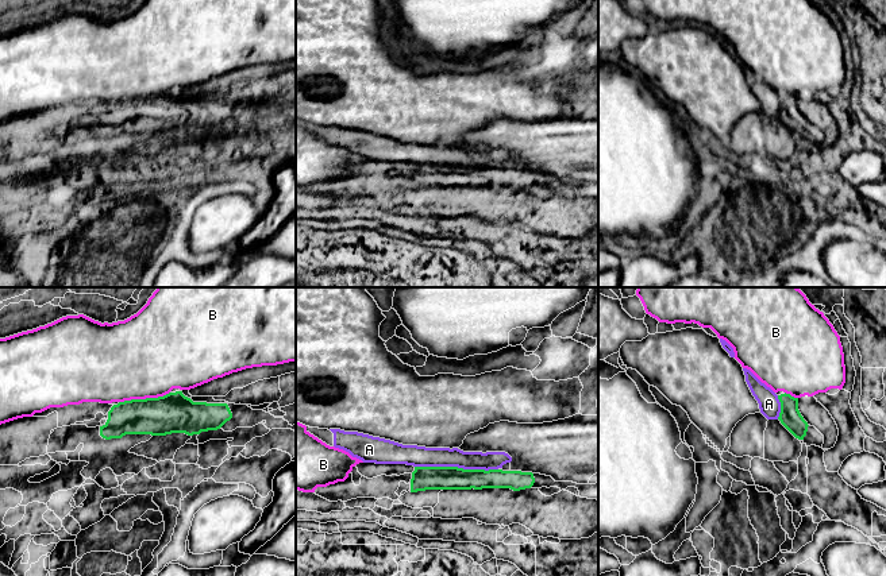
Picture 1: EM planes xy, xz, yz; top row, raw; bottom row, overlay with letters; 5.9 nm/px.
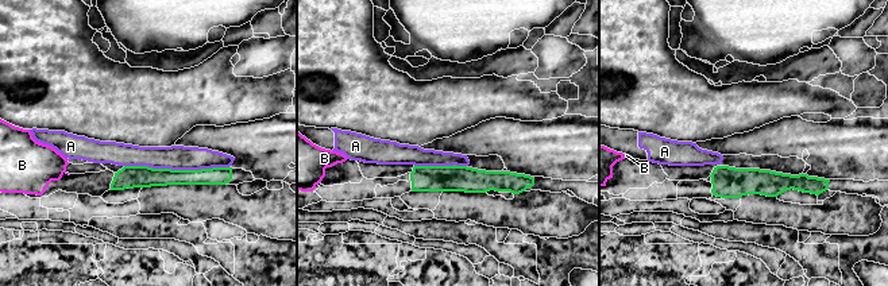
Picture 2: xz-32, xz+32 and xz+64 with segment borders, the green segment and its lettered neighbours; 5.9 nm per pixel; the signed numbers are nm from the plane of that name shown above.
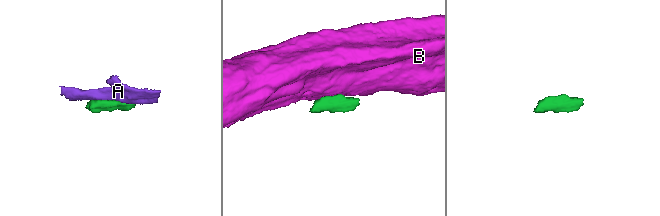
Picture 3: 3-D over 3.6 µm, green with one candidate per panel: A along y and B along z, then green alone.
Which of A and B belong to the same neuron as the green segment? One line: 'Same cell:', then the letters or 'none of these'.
Same cell: none of these

